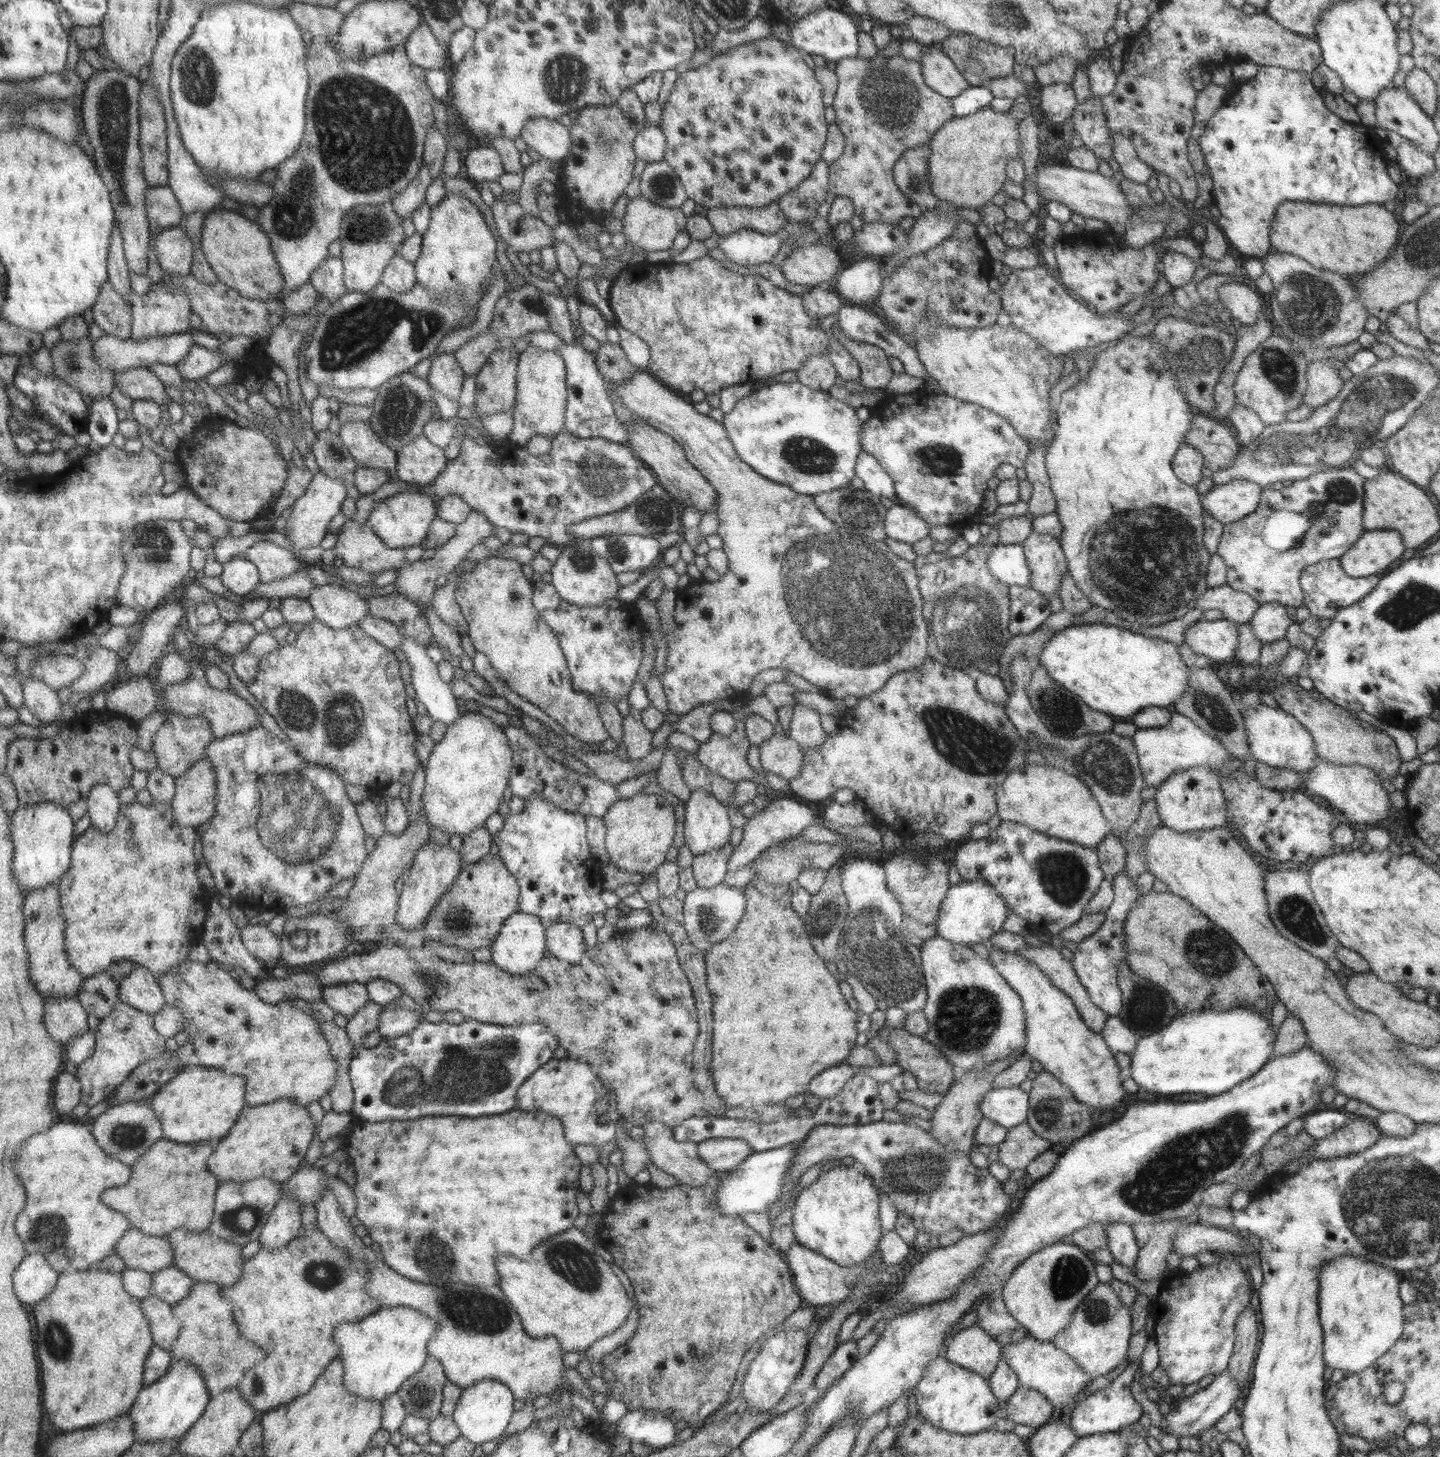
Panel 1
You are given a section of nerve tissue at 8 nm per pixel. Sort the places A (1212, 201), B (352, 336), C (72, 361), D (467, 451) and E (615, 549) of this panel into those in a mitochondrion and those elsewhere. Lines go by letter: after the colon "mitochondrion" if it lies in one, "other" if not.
A: other
B: mitochondrion
C: mitochondrion
D: other
E: mitochondrion

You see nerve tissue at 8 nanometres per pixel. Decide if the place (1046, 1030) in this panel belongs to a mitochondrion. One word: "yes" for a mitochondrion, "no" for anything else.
no

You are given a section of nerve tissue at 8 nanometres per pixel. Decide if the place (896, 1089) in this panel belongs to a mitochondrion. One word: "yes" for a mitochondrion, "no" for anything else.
no

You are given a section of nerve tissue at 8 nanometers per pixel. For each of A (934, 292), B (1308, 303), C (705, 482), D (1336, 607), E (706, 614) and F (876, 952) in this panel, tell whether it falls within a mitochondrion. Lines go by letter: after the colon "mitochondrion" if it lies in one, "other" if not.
A: mitochondrion
B: mitochondrion
C: other
D: other
E: other
F: mitochondrion

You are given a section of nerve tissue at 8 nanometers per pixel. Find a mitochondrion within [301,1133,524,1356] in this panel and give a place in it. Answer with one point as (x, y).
(478, 1311)

